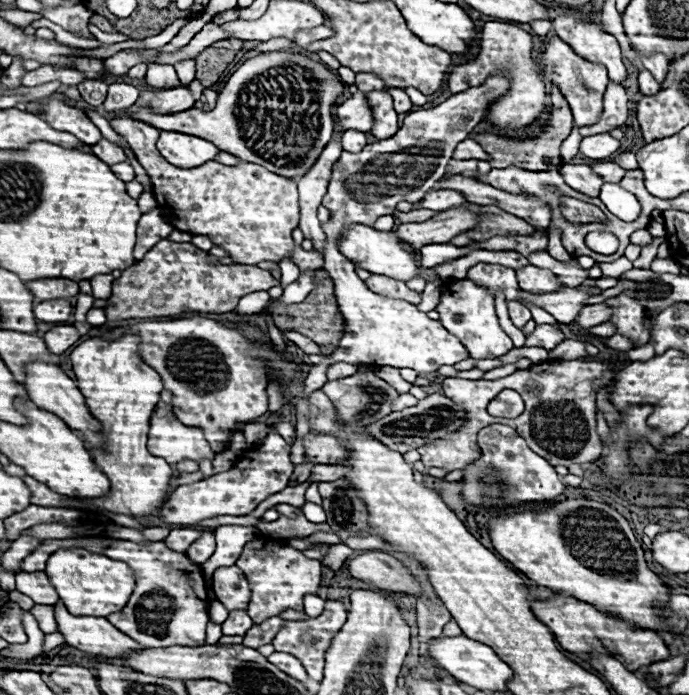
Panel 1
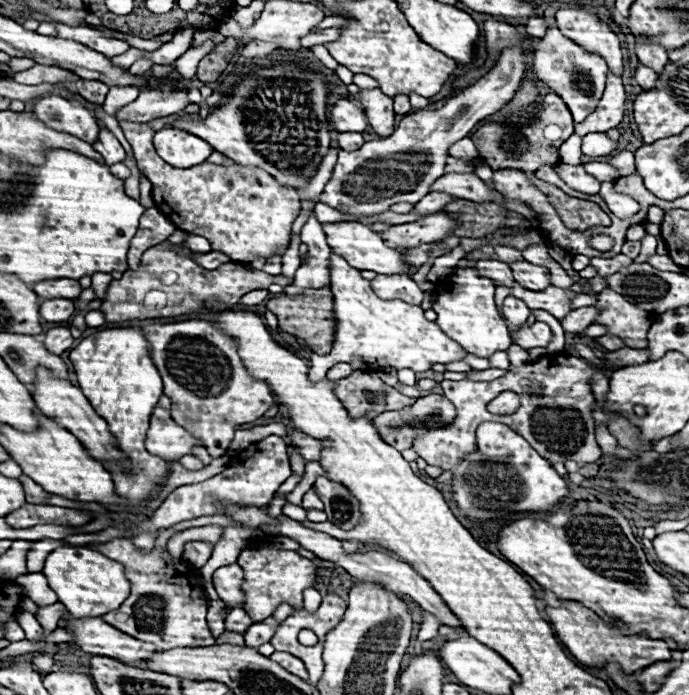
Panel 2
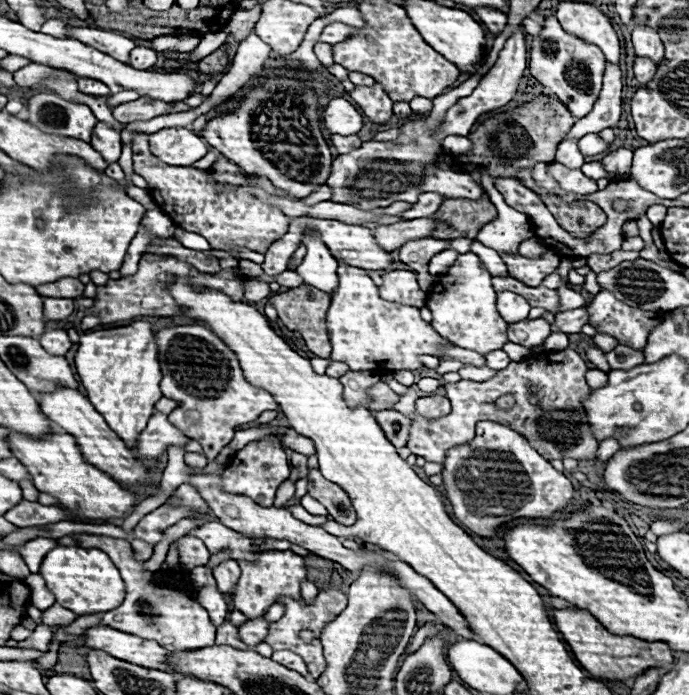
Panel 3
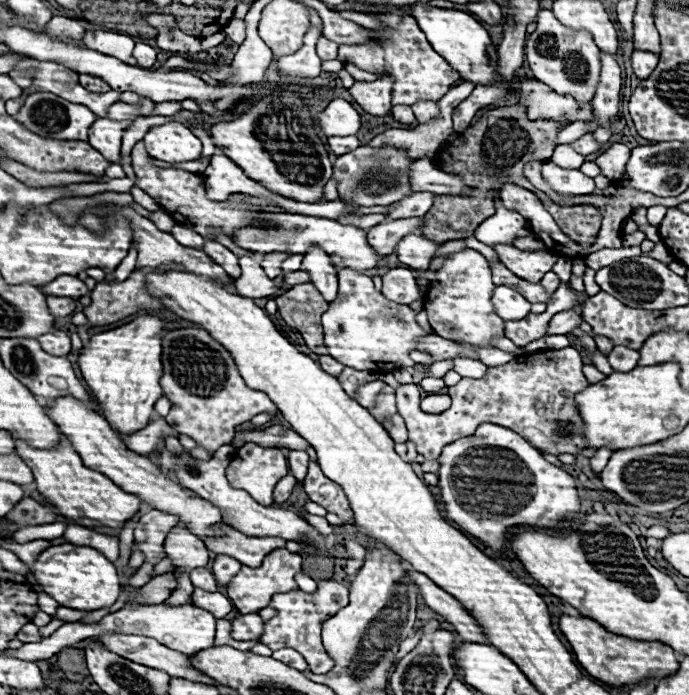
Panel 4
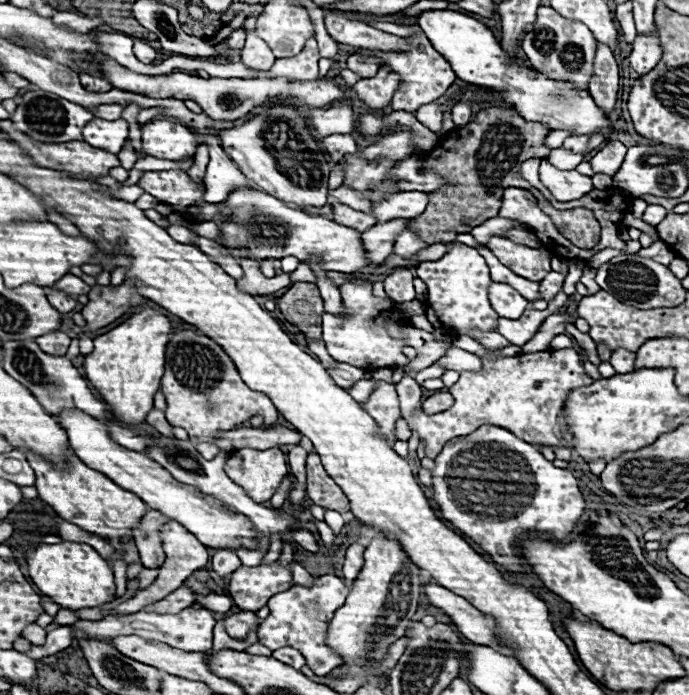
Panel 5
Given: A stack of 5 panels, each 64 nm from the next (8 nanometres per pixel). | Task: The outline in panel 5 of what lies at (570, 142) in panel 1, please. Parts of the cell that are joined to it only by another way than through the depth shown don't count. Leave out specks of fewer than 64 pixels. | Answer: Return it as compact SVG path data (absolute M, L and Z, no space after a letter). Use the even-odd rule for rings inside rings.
M554 148L554 150L550 150L548 158L544 158L544 160L550 162L552 166L556 166L558 170L574 170L584 160L584 156L582 154L570 154L564 148Z

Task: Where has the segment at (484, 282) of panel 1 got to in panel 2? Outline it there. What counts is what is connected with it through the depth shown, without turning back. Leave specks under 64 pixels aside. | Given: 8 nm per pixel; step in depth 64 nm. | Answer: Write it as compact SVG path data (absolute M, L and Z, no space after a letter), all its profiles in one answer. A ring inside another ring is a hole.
M479 260L476 263L476 270L478 270L482 276L490 278L492 282L498 282L498 284L504 284L504 286L510 286L510 284L514 282L512 270L508 268L506 262L500 262L500 260Z

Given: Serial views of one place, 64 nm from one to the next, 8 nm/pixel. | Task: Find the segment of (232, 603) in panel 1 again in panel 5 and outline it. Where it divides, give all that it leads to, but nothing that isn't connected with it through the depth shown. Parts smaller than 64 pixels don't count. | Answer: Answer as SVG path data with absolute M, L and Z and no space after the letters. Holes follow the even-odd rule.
M216 550L214 556L212 556L212 568L216 574L220 576L228 576L232 574L236 568L240 566L240 560L234 552L228 552L228 550Z

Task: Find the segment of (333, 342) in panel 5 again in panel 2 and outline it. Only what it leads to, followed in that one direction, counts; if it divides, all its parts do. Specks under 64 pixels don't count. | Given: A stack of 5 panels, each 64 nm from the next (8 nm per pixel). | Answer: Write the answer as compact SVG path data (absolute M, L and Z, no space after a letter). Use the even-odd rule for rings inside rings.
M332 254L330 256L330 270L332 270L332 294L334 294L334 346L332 352L326 356L312 354L310 358L310 380L320 380L326 378L327 371L338 364L338 362L346 362L350 364L354 370L364 370L364 362L368 364L376 364L380 368L410 368L414 372L426 372L430 370L430 366L434 362L438 364L446 364L446 362L454 362L454 360L462 360L464 358L464 350L452 340L448 338L434 322L424 318L424 310L420 306L412 306L400 300L382 300L374 294L370 280L362 278L360 270L352 268L346 260L342 260L340 256Z

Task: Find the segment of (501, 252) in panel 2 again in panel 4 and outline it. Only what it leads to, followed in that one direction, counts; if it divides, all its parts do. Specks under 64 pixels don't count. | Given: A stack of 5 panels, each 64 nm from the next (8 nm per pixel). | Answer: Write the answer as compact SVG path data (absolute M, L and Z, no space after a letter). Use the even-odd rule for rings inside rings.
M498 204L498 214L486 219L474 232L474 236L482 243L493 247L494 244L513 244L516 236L530 234L526 220L520 214L508 212L502 204Z

